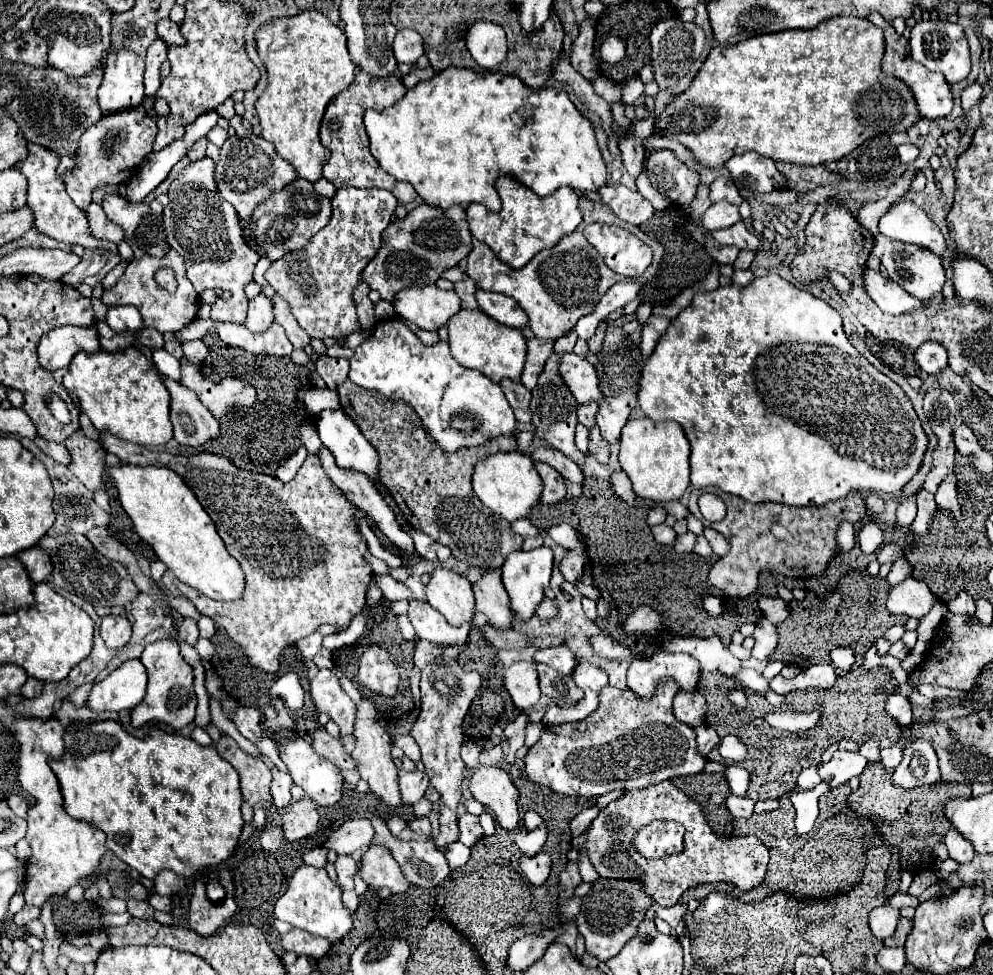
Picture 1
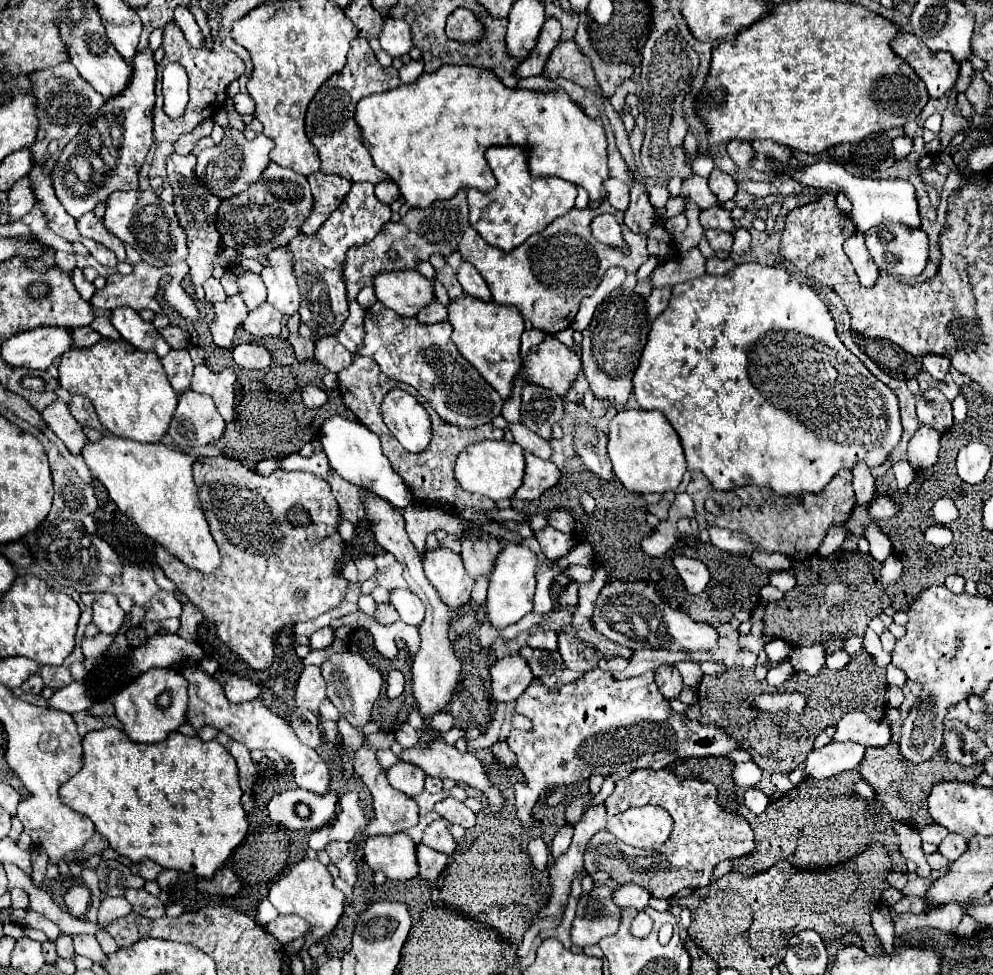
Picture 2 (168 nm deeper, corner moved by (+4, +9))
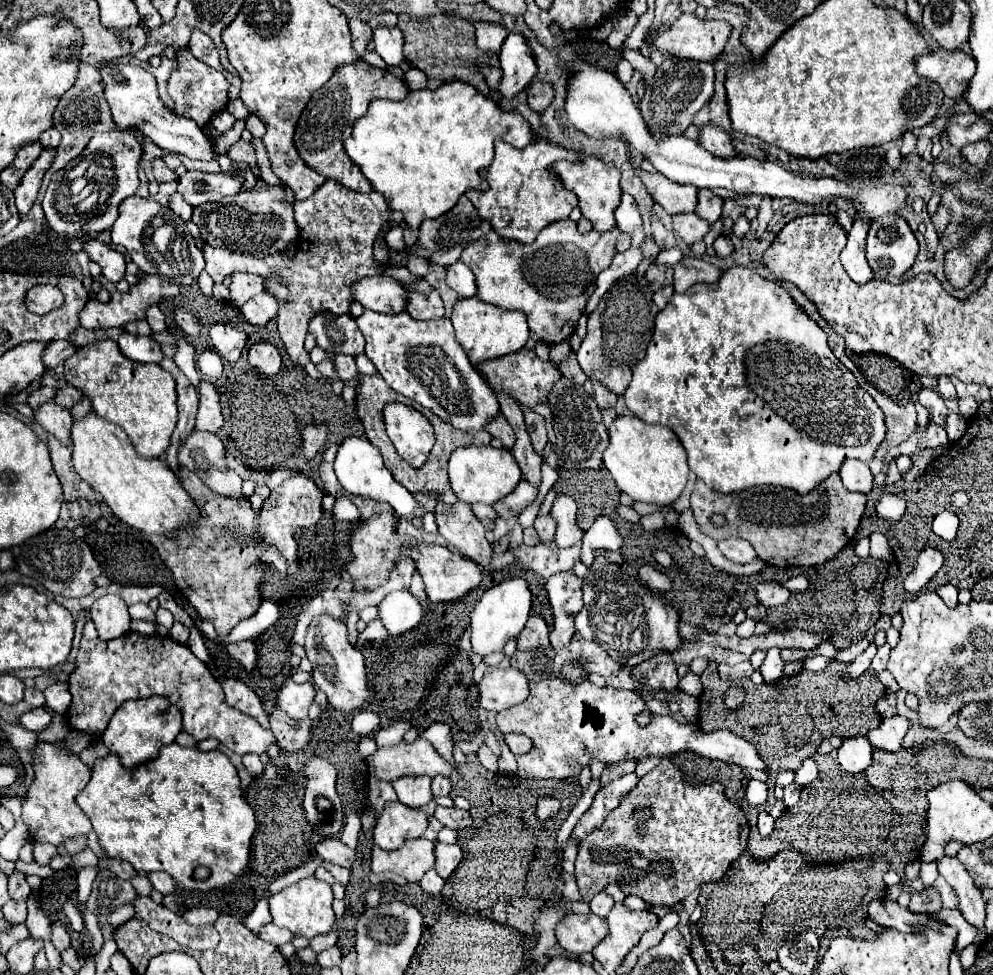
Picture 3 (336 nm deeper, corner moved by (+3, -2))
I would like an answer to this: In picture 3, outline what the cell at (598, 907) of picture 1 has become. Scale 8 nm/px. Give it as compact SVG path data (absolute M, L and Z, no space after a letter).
M567 912L555 928L559 946L575 956L591 952L603 940L605 932L607 932L605 918L599 918L593 912L583 916Z

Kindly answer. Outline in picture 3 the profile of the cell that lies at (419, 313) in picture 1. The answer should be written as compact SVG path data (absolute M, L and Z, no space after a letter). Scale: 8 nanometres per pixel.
M365 276L357 280L351 288L351 298L359 302L363 308L381 312L381 314L397 314L407 306L405 300L407 290L389 276Z

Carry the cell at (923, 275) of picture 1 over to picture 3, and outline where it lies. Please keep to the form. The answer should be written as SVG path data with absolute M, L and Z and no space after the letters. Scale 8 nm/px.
M887 214L873 220L867 234L867 260L877 278L903 276L919 252L907 220L899 214Z

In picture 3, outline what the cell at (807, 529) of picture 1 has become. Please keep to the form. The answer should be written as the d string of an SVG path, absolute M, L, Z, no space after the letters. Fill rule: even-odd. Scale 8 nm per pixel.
M837 474L805 496L783 486L757 486L737 494L721 494L697 480L691 494L691 510L707 536L715 540L743 538L771 566L815 566L833 558L851 542L865 512L865 494L849 492ZM713 514L721 514L725 524L715 526L711 522Z

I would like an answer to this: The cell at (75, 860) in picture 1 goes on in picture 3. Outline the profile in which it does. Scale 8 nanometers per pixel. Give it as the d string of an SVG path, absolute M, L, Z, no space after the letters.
M37 744L33 760L35 780L23 802L23 820L29 826L35 842L51 842L61 846L67 838L77 834L89 834L93 830L89 818L75 804L75 796L85 788L91 778L91 770L75 754L67 754L57 744Z

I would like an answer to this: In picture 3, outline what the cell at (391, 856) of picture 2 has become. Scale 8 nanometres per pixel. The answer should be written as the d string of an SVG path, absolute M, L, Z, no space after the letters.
M413 838L405 840L399 850L387 852L373 846L371 870L373 872L397 872L409 882L419 882L427 870L435 864L435 840Z

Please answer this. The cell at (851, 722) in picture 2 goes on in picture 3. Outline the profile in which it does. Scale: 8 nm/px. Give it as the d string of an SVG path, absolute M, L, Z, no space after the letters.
M893 716L893 718L885 718L881 722L879 728L869 730L867 738L871 742L873 748L881 748L881 750L899 750L903 736L907 734L911 726L911 720L905 716Z

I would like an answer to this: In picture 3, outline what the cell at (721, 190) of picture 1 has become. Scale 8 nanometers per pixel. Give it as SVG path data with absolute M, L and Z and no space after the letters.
M699 190L697 208L695 208L695 214L699 218L713 224L715 220L721 218L721 210L723 210L723 200L719 196L715 196L711 190Z

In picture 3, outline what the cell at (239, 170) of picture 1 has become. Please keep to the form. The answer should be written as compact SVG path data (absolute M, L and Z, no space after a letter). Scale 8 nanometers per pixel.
M185 172L179 178L177 192L187 204L199 206L205 202L219 200L223 196L233 196L241 188L241 178L229 174L207 174L207 172Z

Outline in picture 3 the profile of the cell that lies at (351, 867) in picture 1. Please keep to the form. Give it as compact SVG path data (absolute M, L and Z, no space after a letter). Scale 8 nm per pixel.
M325 838L315 848L323 860L329 860L329 862L345 866L345 868L351 868L351 864L355 860L355 850L349 850L349 846L343 844L339 838Z

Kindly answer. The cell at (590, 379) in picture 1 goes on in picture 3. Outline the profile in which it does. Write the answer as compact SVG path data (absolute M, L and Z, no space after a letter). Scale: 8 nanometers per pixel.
M521 348L519 352L513 352L513 354L495 358L495 360L485 360L483 364L477 364L477 368L493 390L505 392L507 396L515 398L519 404L523 404L527 408L535 406L537 402L545 402L545 396L549 396L549 388L551 388L553 380L557 380L557 376L561 376L557 366L553 366L551 362L537 360L537 354L529 348Z

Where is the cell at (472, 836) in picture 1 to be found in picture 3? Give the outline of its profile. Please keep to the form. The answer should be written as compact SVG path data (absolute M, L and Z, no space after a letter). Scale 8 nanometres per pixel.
M437 806L435 814L433 814L445 828L453 828L453 830L461 830L467 828L471 824L471 816L467 810L461 808L441 808Z

